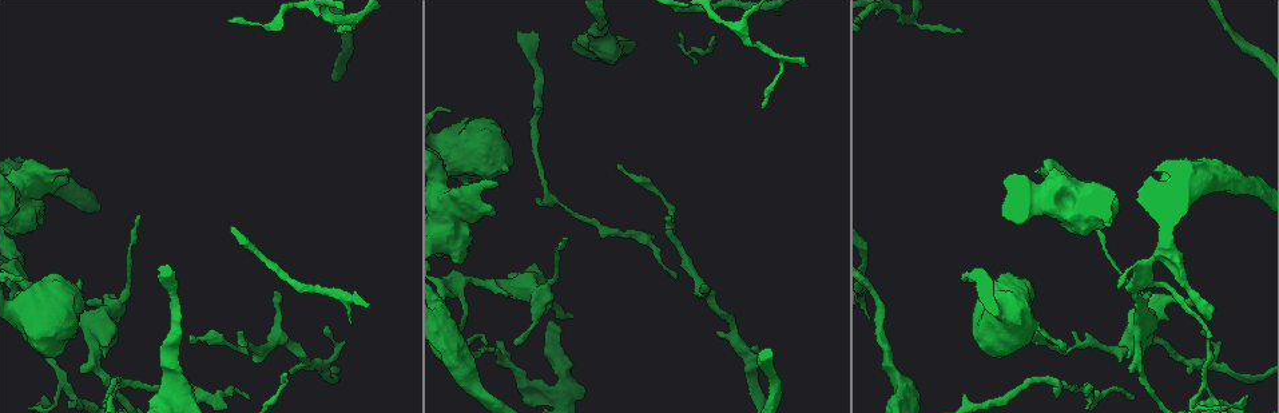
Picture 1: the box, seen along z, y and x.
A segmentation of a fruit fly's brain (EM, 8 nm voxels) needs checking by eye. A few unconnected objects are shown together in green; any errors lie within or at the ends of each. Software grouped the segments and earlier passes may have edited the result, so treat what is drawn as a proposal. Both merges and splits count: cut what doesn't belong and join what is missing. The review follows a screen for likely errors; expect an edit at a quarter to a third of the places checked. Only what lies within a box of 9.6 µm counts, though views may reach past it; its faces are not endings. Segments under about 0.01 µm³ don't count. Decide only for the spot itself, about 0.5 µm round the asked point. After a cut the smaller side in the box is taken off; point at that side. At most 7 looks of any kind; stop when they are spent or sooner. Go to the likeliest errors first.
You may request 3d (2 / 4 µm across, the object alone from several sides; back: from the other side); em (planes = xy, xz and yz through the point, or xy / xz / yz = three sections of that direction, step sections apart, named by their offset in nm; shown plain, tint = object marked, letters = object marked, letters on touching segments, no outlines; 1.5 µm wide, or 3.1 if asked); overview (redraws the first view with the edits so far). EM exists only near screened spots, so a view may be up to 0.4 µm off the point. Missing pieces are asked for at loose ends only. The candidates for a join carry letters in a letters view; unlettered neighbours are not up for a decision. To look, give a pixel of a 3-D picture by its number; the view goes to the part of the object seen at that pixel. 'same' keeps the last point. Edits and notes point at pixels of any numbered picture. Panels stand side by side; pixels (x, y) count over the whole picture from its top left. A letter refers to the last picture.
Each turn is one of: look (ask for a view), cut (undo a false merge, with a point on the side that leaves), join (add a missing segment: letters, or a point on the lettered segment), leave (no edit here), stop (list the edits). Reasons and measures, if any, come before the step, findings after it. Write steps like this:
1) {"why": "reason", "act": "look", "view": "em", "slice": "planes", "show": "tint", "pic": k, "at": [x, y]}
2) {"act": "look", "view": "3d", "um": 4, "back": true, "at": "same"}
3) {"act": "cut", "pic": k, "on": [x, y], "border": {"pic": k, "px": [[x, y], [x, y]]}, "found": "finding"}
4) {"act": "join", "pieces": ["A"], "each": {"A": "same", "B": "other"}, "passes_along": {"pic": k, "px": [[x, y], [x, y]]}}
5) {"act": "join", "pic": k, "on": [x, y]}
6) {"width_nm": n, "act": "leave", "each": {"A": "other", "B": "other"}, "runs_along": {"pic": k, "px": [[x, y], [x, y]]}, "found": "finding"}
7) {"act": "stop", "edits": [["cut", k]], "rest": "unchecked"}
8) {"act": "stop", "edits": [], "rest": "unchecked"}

{"why": "free end", "act": "look", "view": "3d", "um": 4, "pic": 1, "at": [190, 336]}

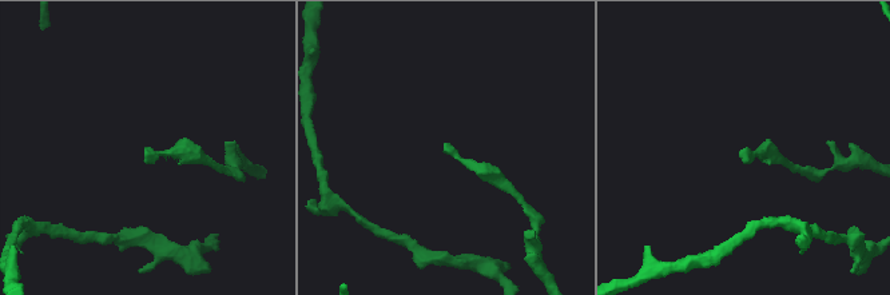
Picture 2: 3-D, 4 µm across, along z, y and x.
{"why": "need the tissue", "act": "look", "view": "em", "slice": "xz", "step": 8, "show": "plain", "pic": 2, "at": [445, 143]}

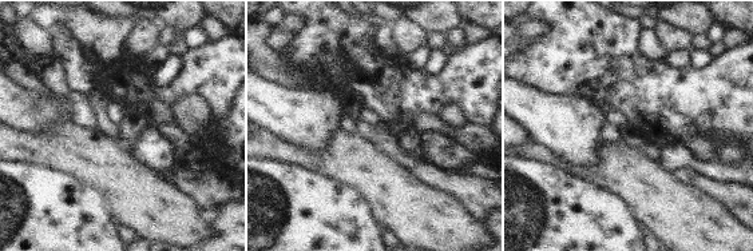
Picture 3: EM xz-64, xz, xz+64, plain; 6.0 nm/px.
{"why": "what lies round it", "act": "look", "view": "em", "slice": "xz", "step": 8, "show": "letters", "at": "same"}

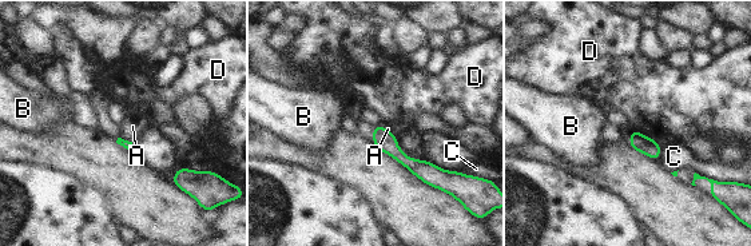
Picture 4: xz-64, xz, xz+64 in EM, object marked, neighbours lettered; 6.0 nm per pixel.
{"act": "leave", "each": {"A": "other", "B": "other", "C": "other", "D": "other"}, "border": {"pic": 4, "px": [[631, 127], [662, 145]]}, "found": "no lettered segment goes on from it"}

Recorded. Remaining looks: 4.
{"why": "a narrow waist", "act": "look", "view": "em", "slice": "xy", "step": 4, "show": "tint", "pic": 1, "at": [1202, 388]}

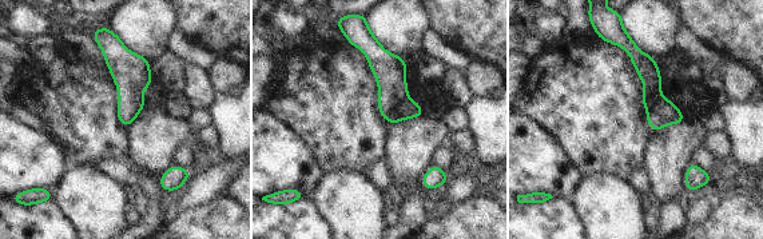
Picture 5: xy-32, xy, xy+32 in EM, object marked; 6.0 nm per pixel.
{"act": "look", "view": "em", "slice": "planes", "show": "letters", "at": "same"}

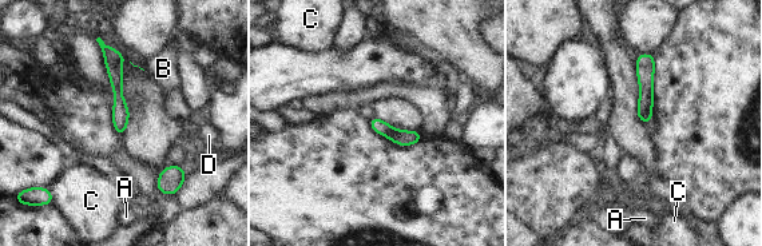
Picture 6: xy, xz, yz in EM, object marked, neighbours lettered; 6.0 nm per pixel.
{"act": "cut", "pic": 6, "on": [404, 138], "each": {"A": "other", "B": "other", "C": "other", "D": "other"}, "border": {"pic": 6, "px": [[395, 129], [387, 137]]}, "found": "a second cell is stuck on"}

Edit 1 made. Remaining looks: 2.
{"why": "see it whole again", "act": "look", "view": "overview"}

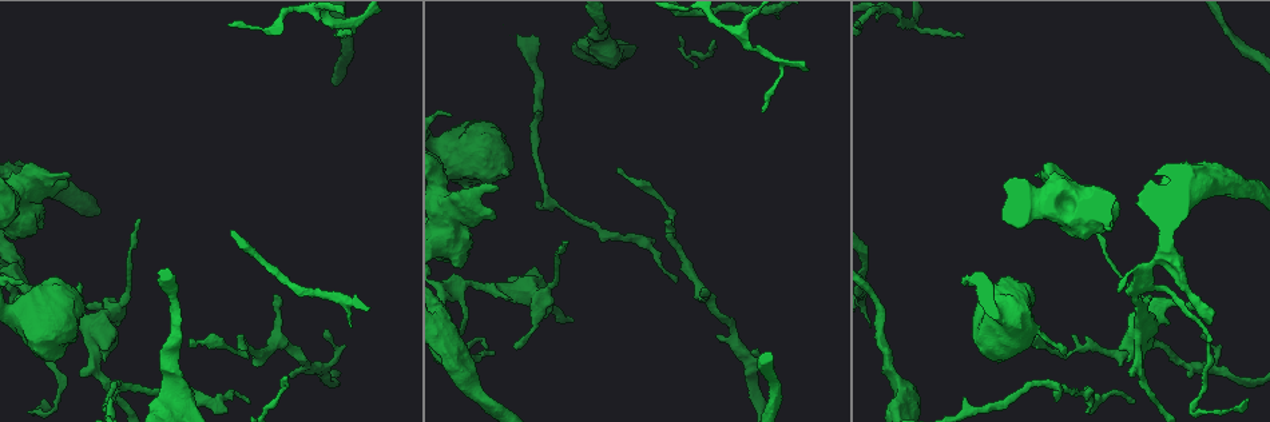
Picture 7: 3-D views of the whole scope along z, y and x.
{"why": "tapers out", "act": "look", "view": "em", "um": 3.1, "slice": "planes", "show": "letters", "pic": 7, "at": [333, 35]}

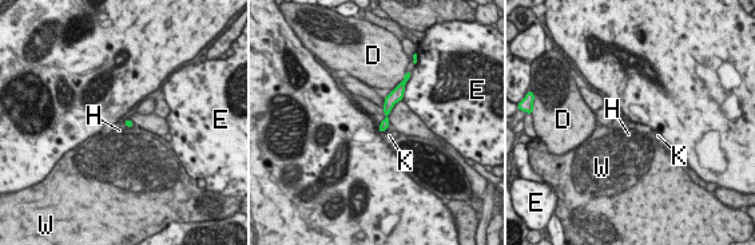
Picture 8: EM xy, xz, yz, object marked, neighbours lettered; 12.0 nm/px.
{"width_nm": 90, "act": "leave", "each": {"D": "other", "E": "other", "H": "other", "K": "other", "W": "other"}, "border": {"pic": 8, "px": [[123, 122], [127, 126], [134, 126]]}, "found": "no lettered segment goes on from it"}

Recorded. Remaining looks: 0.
{"act": "stop", "edits": [["cut", 6]], "rest": "unchecked"}

